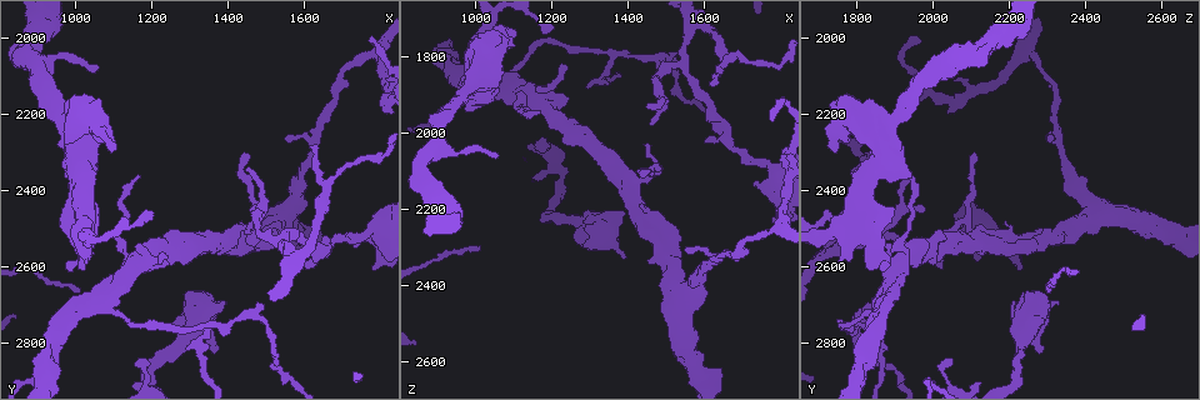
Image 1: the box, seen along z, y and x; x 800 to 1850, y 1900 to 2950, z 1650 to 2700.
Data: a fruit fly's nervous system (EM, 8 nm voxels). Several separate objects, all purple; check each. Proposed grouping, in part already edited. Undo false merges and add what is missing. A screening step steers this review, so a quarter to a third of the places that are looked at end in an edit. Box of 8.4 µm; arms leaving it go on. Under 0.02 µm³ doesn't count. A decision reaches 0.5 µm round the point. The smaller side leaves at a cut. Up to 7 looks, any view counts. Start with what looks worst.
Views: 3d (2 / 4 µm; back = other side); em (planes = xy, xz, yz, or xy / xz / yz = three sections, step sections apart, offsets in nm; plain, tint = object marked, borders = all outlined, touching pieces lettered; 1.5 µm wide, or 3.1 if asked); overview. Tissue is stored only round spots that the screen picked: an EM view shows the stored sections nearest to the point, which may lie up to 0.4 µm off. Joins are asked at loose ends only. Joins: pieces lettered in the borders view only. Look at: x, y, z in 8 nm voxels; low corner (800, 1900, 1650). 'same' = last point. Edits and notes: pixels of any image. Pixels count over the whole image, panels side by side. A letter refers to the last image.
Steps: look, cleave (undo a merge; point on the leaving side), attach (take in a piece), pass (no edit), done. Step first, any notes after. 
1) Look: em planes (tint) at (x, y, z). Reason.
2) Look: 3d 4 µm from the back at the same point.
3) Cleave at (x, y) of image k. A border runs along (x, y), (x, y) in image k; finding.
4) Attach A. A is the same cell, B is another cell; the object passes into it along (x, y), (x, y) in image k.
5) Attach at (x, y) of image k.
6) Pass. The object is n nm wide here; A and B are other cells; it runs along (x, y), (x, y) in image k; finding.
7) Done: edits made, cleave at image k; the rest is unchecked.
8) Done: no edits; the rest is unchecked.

Look: 3d 2 µm at (1435, 2485, 2200). An open end.

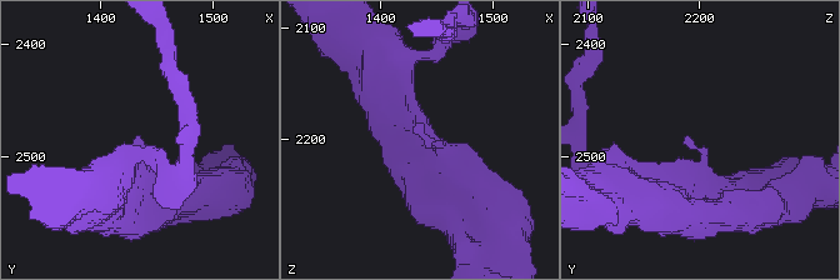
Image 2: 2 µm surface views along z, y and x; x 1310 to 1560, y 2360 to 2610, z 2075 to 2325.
Look: em xz step 4 (borders) at (1426, 2482, 2194). Shape alone is not enough.

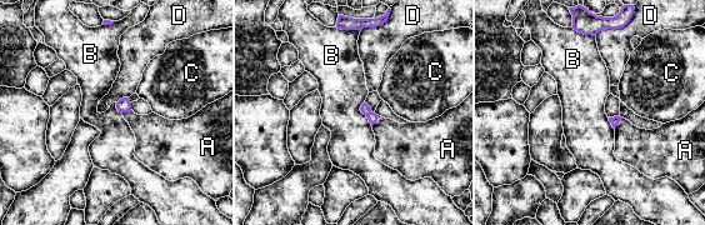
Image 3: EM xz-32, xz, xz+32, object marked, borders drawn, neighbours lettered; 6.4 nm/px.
Look: em planes (borders) at the same point.

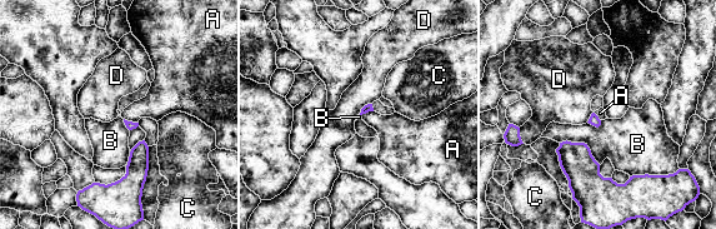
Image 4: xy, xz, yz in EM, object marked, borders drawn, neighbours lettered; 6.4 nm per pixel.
Pass. A, B, C and D are other cells; no lettered piece goes on from it.

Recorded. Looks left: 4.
Look: 3d 4 µm at (1770, 2610, 2220). Branch stops here.

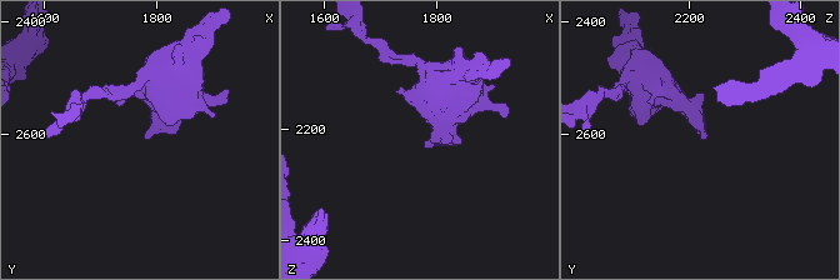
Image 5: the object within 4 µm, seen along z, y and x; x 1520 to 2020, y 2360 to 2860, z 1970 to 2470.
Look: em xy step 8 (tint) at (1770, 2605, 2220). Shape alone is not enough.

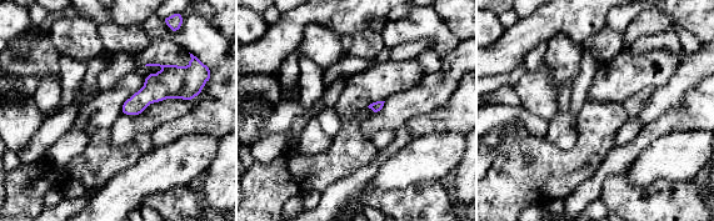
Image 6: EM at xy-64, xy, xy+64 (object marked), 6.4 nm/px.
Look: em planes (borders) at the same point.

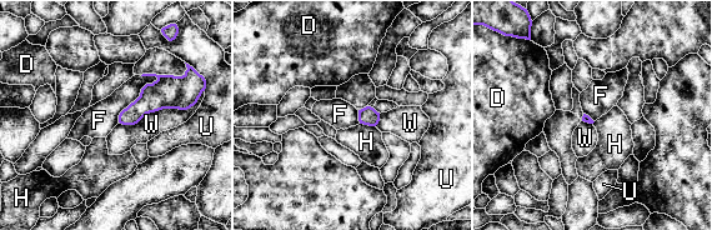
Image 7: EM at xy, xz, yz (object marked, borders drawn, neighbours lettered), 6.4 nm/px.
Pass. The longest contact is with W, 550 nm; D, F, H, U and W are other cells; a border runs along (155, 75), (118, 121) in image 7; no lettered piece goes on from it.

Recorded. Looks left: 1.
Done: no edits; the rest is unchecked.

